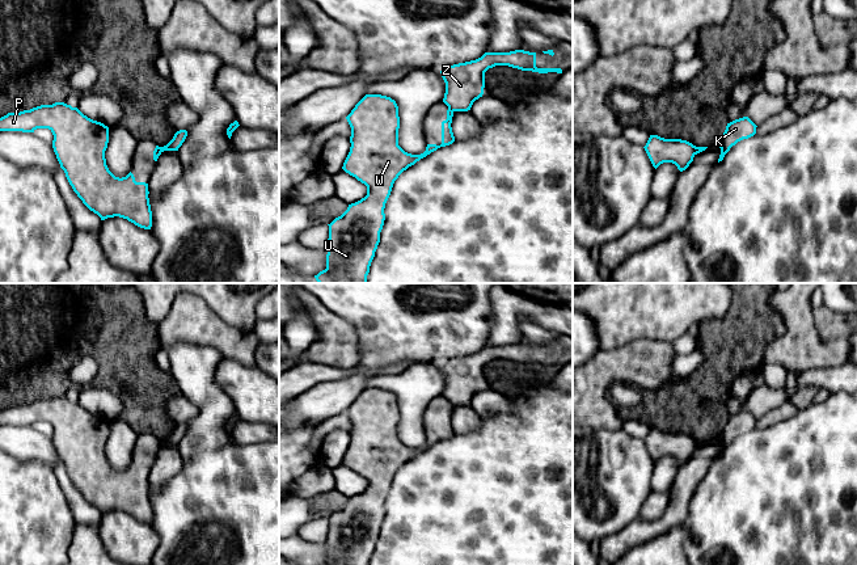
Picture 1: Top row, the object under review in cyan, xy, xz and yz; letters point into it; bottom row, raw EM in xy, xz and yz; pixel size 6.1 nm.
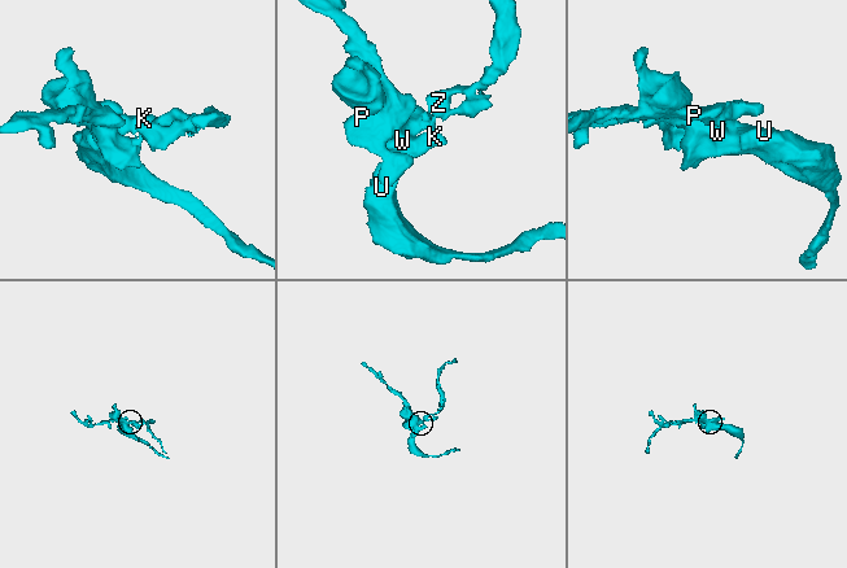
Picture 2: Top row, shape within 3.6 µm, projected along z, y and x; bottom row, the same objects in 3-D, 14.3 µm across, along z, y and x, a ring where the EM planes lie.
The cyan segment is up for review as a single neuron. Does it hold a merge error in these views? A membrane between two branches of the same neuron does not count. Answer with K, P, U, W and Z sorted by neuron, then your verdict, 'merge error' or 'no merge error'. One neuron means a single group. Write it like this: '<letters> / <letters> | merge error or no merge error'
K P U W / Z | merge error

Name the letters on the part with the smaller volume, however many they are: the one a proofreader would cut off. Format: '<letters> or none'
Z

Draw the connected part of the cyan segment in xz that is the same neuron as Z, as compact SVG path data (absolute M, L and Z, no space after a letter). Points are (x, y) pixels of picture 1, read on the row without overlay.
M524 343L510 346L485 346L476 354L453 358L440 364L446 376L443 396L452 405L470 404L473 396L484 388L485 366L495 359L508 359L522 364L539 367L562 367L561 362L537 362L536 346Z

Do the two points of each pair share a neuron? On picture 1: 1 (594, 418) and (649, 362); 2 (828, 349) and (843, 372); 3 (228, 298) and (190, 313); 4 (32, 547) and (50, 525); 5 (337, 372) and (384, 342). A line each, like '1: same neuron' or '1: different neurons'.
1: same neuron
2: different neurons
3: different neurons
4: same neuron
5: different neurons

